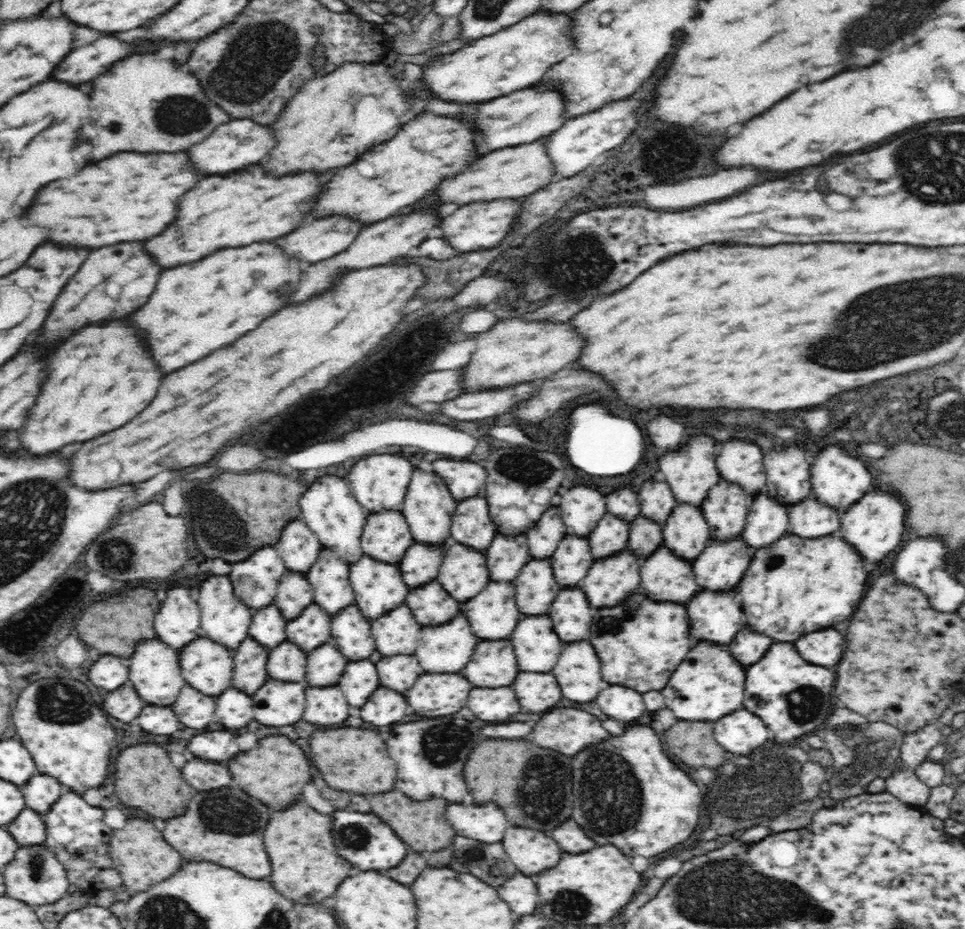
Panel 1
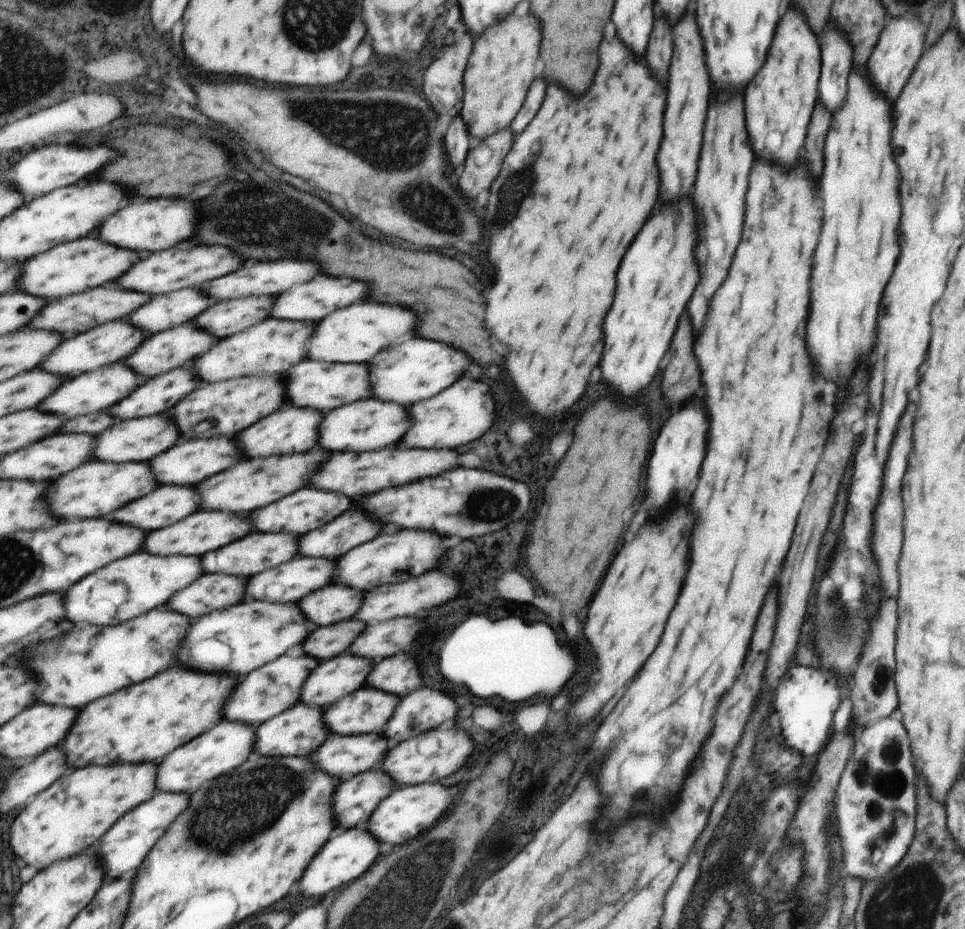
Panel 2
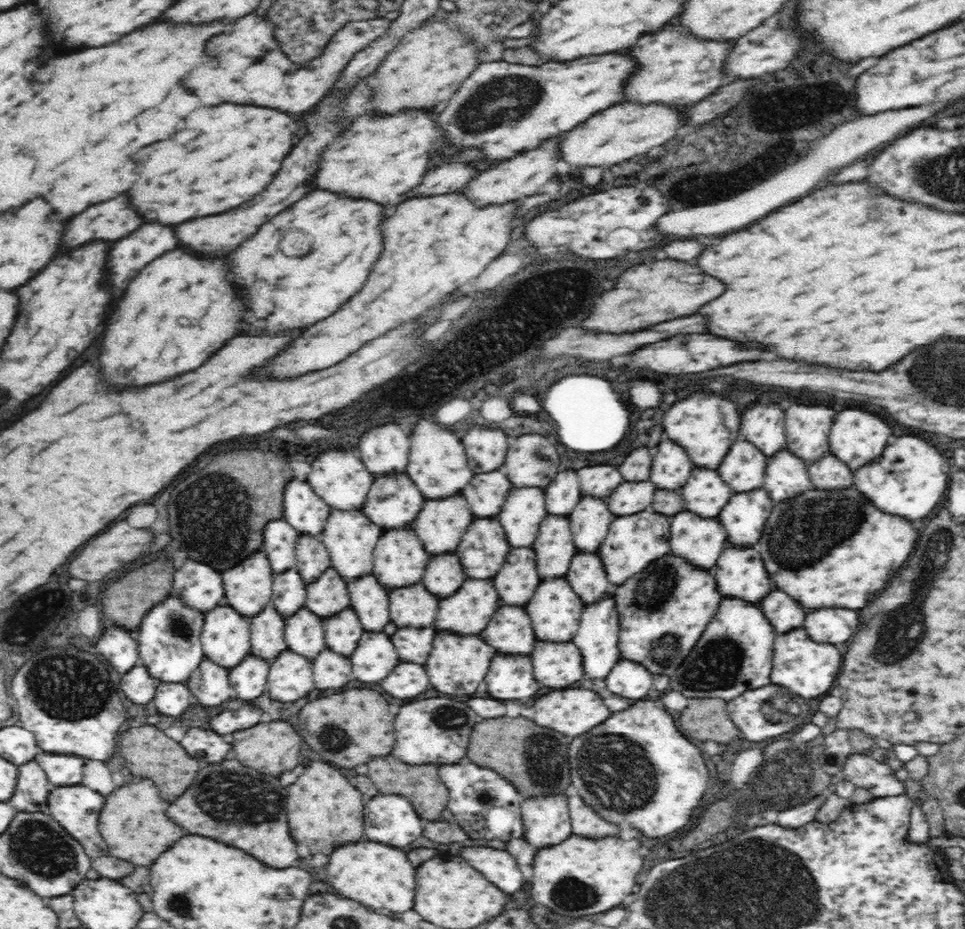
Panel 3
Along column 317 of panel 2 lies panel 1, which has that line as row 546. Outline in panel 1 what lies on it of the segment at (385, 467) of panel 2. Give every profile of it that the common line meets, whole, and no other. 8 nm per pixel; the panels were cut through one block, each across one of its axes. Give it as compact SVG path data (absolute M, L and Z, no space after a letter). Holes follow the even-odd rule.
M474 496L462 500L452 516L452 538L460 544L480 548L484 552L494 540L496 524L490 518L490 510L484 498Z

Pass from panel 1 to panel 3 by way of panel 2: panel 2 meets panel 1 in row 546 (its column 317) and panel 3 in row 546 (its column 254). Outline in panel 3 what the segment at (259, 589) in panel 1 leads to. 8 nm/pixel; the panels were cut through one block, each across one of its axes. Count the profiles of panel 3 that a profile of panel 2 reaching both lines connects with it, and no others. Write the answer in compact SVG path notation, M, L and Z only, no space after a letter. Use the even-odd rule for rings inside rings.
M284 516L266 524L264 552L268 554L272 568L276 572L286 572L290 568L296 568L298 538L300 538L300 532L292 524L288 524Z

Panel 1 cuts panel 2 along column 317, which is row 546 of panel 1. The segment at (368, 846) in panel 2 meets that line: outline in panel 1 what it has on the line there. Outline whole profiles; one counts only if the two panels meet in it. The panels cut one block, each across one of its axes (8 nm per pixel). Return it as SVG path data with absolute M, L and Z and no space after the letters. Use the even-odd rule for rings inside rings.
M868 492L866 496L862 496L854 506L850 506L844 514L842 514L842 526L840 526L840 536L844 536L846 540L852 540L852 544L856 544L858 552L866 558L866 560L882 560L888 552L896 550L896 546L902 540L902 534L906 532L906 506L904 502L890 494L890 492Z

